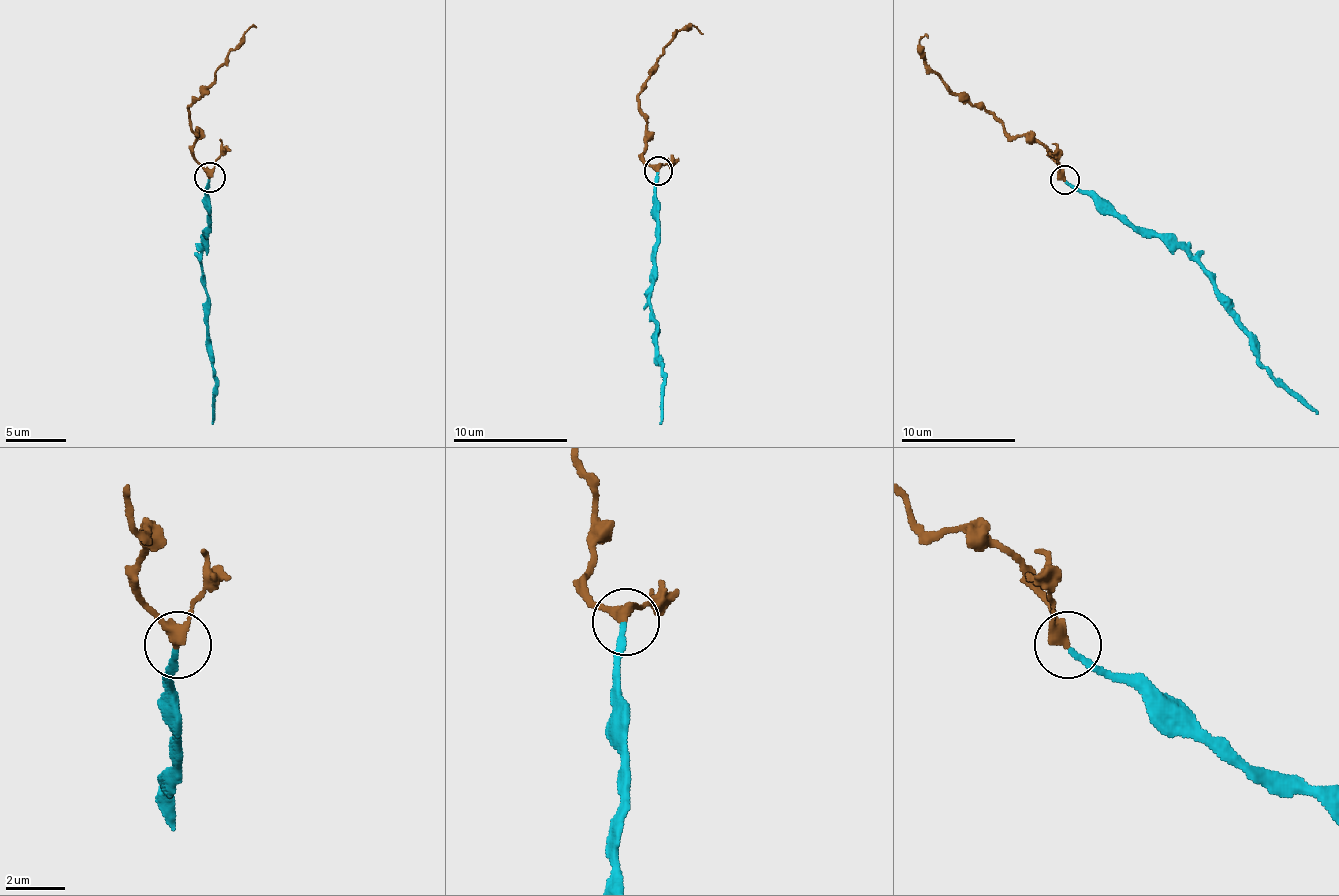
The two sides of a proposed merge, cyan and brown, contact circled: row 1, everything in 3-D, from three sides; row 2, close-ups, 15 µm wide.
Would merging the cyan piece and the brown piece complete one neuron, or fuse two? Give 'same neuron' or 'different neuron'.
same neuron

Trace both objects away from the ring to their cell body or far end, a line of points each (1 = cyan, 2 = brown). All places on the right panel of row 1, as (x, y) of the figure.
1: (1064, 181), (1093, 190), (1135, 227), (1167, 233), (1198, 264), (1250, 339), (1253, 356), (1318, 413)
2: (1064, 179), (1053, 156), (1041, 144), (1007, 133), (987, 113), (955, 96), (927, 61), (918, 41), (927, 39)

